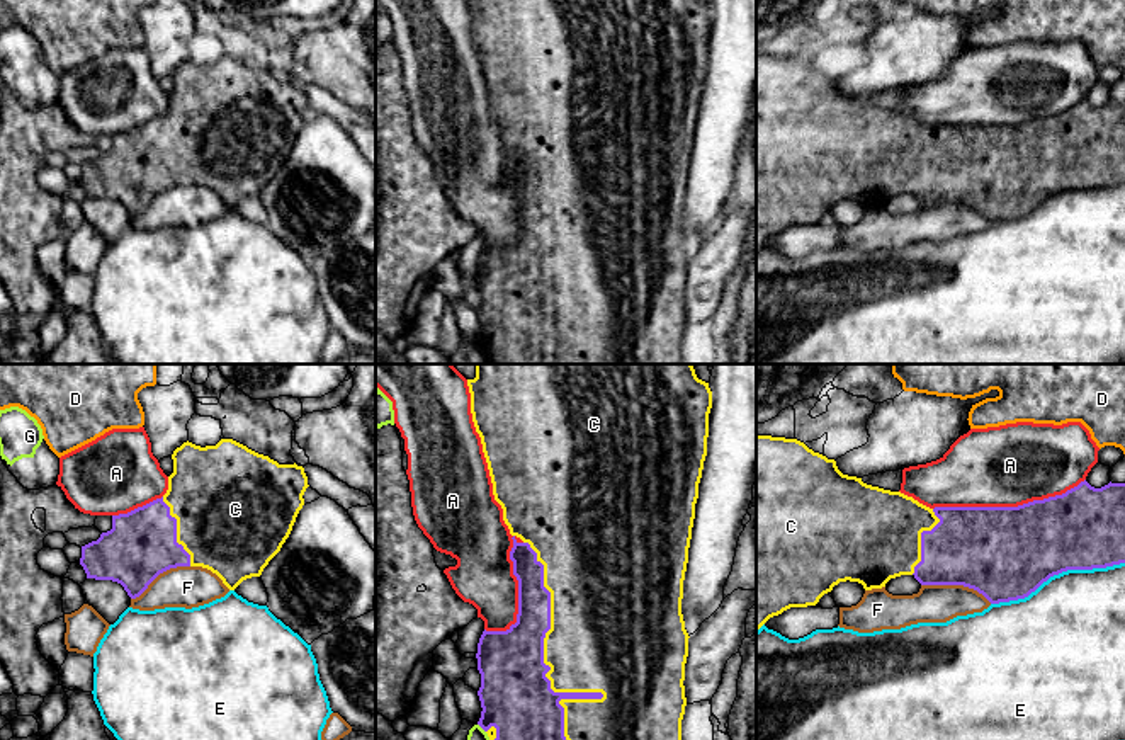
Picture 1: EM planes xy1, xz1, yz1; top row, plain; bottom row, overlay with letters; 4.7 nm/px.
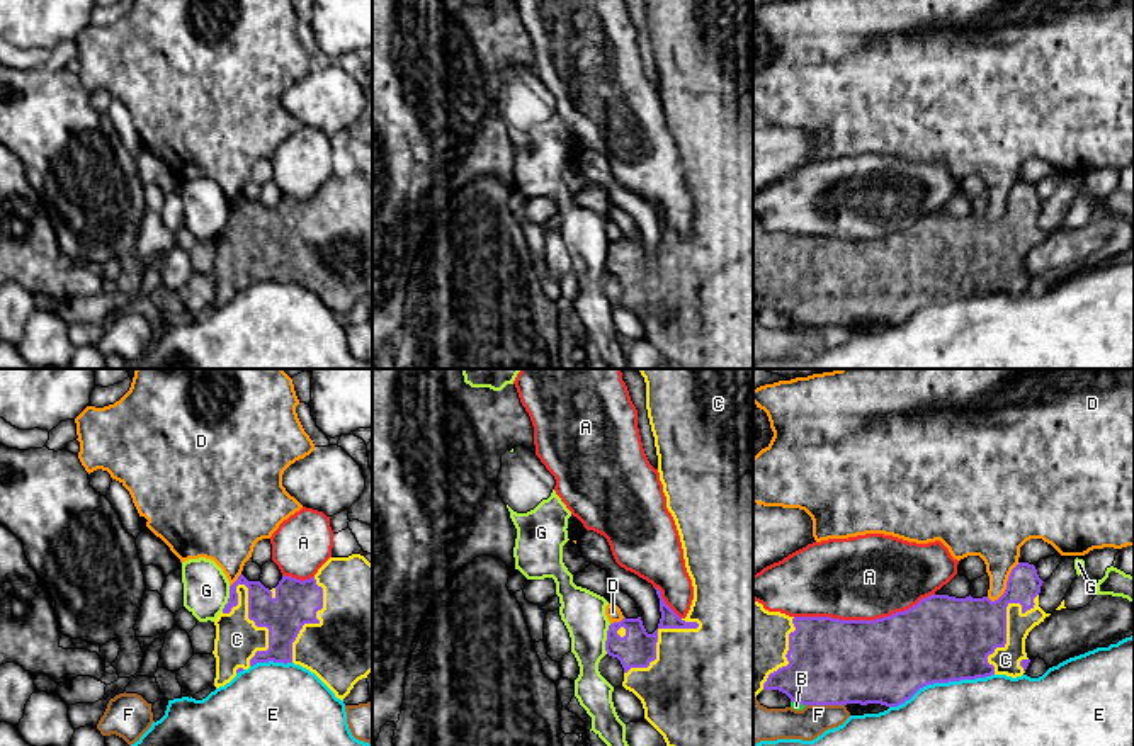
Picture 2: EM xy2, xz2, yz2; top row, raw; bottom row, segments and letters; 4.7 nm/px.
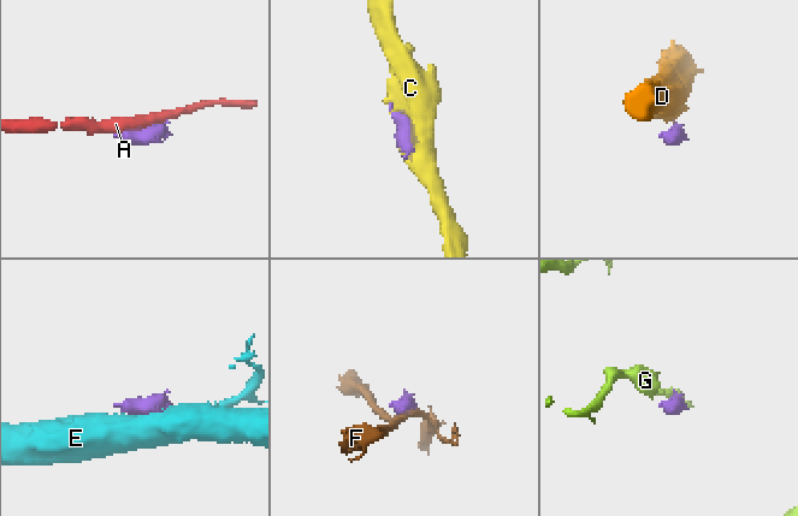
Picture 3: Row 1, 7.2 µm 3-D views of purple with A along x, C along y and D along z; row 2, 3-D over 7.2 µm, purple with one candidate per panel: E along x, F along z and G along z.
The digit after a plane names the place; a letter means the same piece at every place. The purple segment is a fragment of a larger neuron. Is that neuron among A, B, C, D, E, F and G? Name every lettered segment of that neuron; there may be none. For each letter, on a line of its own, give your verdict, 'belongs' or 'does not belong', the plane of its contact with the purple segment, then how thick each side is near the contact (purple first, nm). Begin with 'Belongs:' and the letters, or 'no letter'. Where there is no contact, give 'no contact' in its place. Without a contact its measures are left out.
Belongs: C
A: does not belong; contact in yz1; calibres 440 and 380 nm
B: does not belong; contact in yz2; calibres 400 and 40 nm
C: belongs; contact in xz1; calibres 340 and 420 nm
D: does not belong; contact in yz2; calibres 280 and 280 nm
E: does not belong; contact in yz1; calibres 420 and 480 nm
F: does not belong; contact in yz1; calibres 420 and 180 nm
G: does not belong; contact in xz2; calibres 180 and 200 nm

